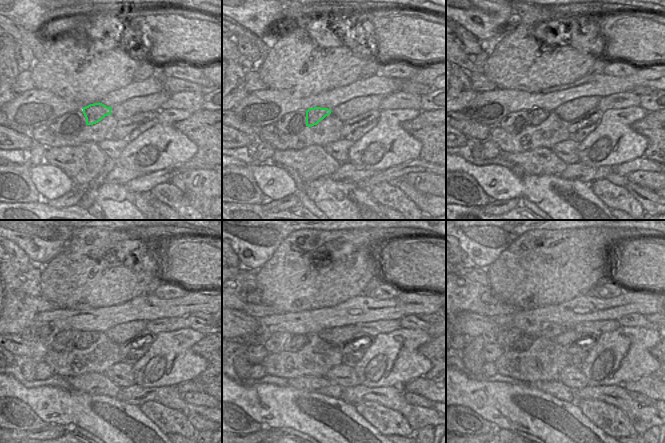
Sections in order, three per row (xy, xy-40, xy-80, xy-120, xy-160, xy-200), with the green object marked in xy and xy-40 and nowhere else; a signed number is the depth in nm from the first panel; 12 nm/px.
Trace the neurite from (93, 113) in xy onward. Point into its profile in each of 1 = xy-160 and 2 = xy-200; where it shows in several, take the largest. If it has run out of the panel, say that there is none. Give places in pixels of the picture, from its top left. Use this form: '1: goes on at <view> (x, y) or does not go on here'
1: goes on at xy-160 (297, 343)
2: goes on at xy-200 (522, 343)

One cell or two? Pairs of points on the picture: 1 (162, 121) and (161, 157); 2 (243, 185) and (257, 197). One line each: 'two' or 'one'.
1: one
2: one

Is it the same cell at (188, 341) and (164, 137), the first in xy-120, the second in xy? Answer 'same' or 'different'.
same

